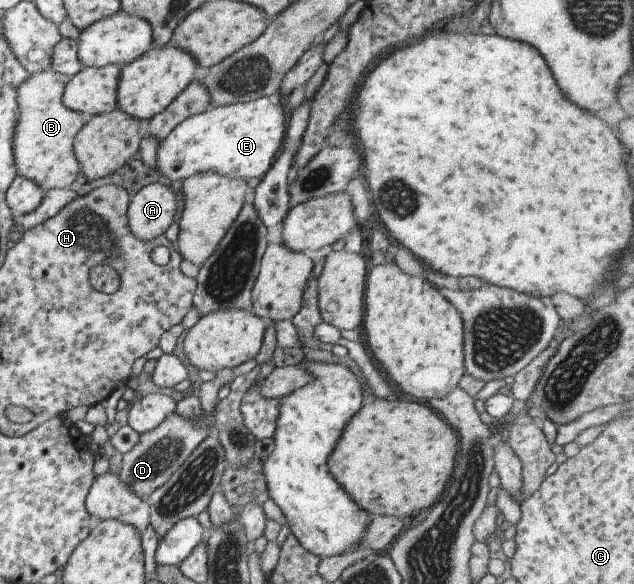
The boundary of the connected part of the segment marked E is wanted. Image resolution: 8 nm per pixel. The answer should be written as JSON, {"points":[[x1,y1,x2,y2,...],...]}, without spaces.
{"points":[[279,92,252,102,211,106,180,122,159,142,155,171,164,183,185,181,189,176,200,173,245,181,262,179,272,168,282,146,288,115]]}

